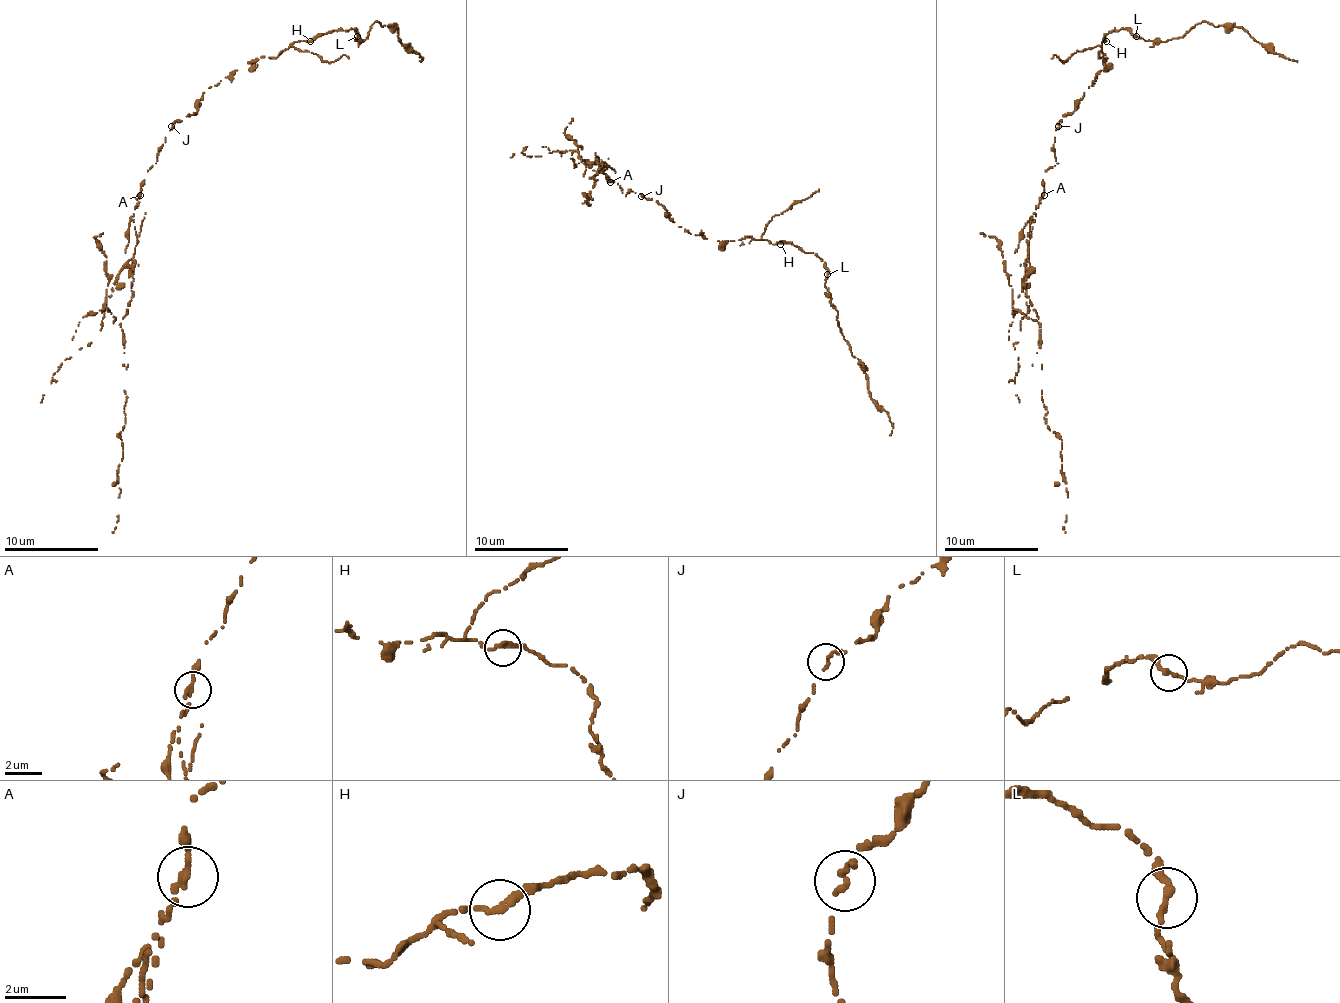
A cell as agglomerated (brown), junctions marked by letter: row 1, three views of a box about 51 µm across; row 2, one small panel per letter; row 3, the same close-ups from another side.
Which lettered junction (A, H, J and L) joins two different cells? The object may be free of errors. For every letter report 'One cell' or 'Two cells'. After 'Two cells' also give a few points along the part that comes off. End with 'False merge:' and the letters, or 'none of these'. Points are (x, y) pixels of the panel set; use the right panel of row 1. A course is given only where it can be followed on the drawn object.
A: Two cells
H: One cell
J: One cell
L: One cell
False merge: A

